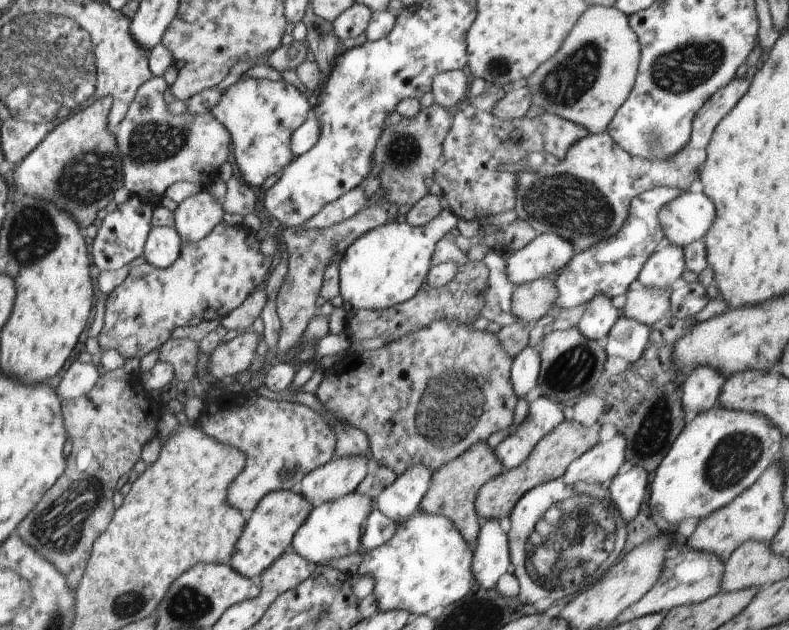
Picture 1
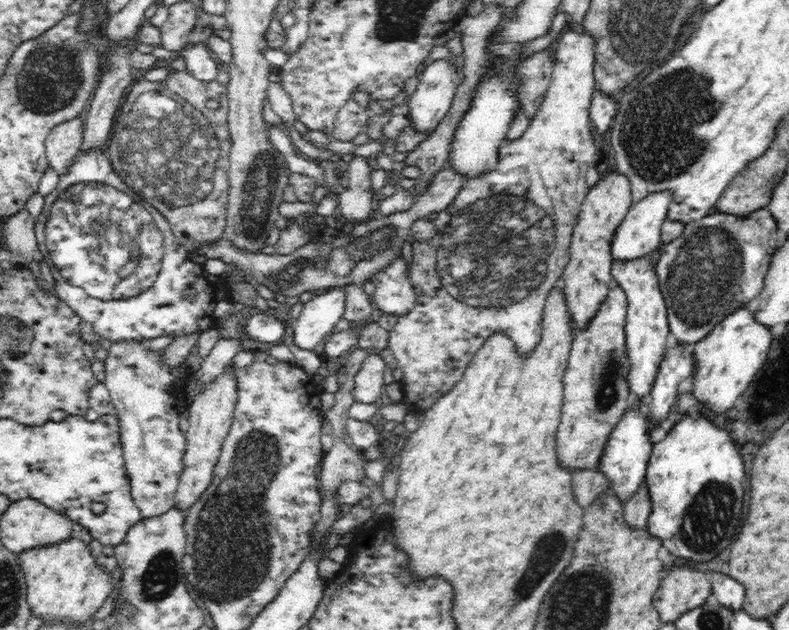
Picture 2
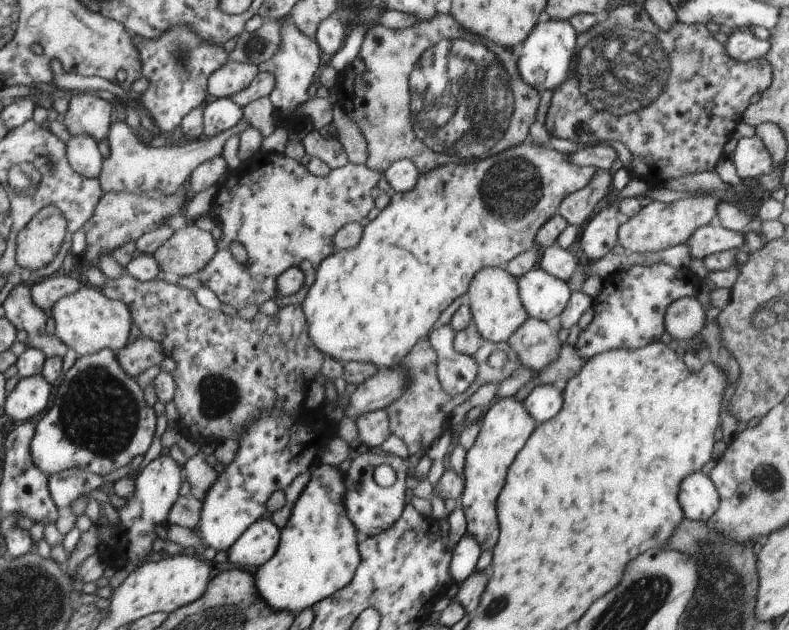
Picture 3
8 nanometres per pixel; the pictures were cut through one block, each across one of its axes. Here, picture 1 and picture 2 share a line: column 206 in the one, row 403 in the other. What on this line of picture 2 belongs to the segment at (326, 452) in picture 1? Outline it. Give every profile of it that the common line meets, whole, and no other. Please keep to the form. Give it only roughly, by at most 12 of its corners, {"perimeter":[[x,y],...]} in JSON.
{"perimeter":[[595,40],[411,228],[386,347],[419,418],[485,340],[540,342],[600,152]]}

